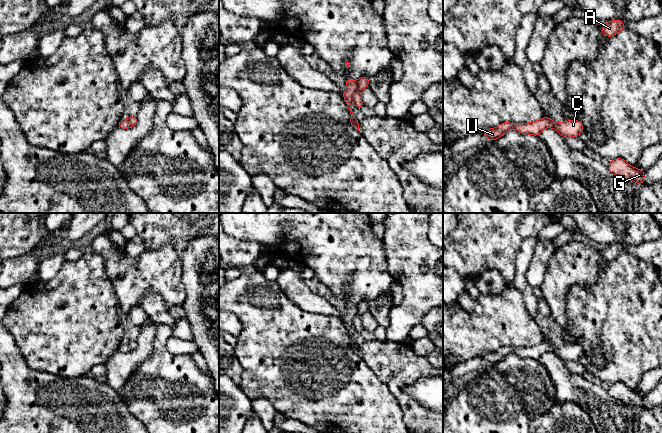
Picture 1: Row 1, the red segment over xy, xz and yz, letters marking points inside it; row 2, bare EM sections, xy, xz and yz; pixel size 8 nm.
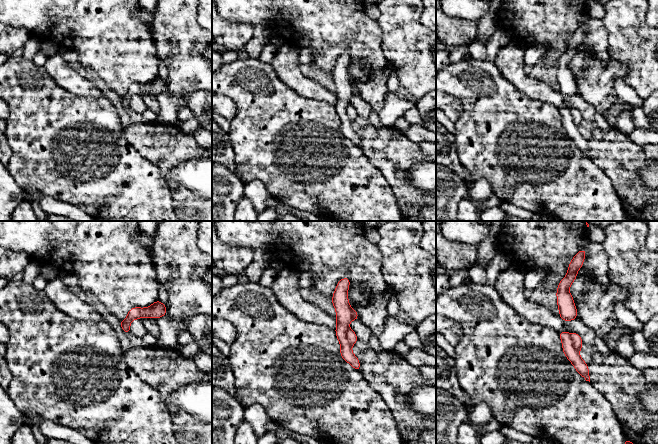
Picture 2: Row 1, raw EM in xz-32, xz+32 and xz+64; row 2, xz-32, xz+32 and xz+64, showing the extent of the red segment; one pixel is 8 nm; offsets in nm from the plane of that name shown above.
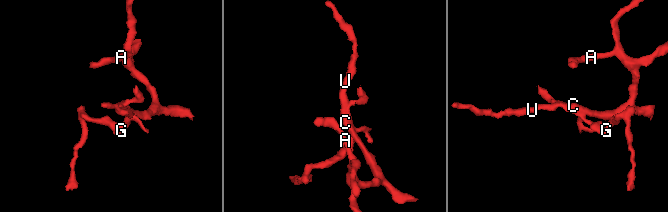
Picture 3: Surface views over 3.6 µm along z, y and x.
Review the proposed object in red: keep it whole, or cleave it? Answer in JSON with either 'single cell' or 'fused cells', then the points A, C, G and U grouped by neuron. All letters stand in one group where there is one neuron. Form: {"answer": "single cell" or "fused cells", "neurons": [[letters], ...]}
{"answer": "fused cells", "neurons": [["A", "C", "U"], ["G"]]}

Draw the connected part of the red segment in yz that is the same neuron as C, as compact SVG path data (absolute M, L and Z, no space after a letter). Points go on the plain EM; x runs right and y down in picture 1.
M543 341L538 345L531 347L508 347L503 346L497 352L486 353L481 356L490 365L501 361L509 353L515 353L522 358L531 358L539 360L540 356L545 352L554 352L564 362L578 361L583 355L583 348L579 344L569 344L566 346L553 346L548 341Z

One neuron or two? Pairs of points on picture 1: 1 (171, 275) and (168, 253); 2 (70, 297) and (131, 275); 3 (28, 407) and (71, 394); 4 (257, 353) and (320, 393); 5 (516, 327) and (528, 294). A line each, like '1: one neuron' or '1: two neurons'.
1: one neuron
2: two neurons
3: one neuron
4: one neuron
5: two neurons

